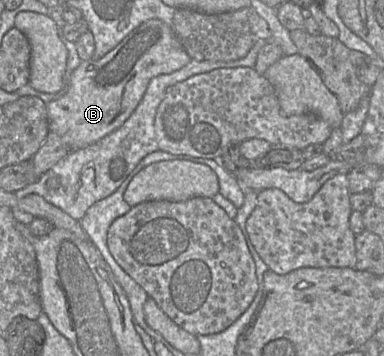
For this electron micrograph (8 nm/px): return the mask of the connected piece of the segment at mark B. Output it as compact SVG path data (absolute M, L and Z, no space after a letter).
M160 19L147 20L102 58L80 63L71 74L67 92L46 104L49 130L61 138L70 152L96 143L130 117L152 78L177 71L190 61L171 25Z

